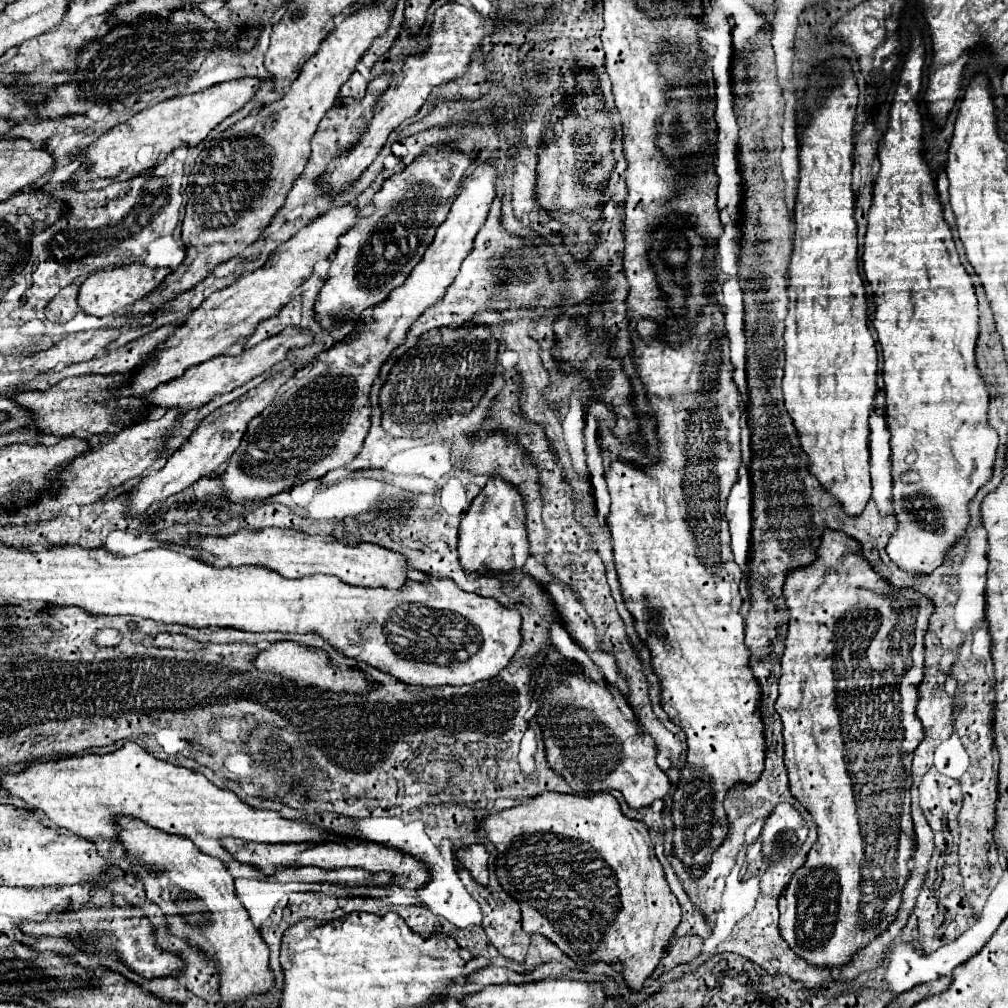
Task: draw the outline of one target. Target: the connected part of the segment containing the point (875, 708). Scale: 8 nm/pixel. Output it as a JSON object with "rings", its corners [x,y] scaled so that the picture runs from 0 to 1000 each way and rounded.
{"rings":[[[818,526],[816,536],[811,548],[811,556],[807,562],[801,563],[791,563],[783,567],[779,575],[779,595],[783,601],[783,627],[779,633],[779,647],[775,653],[775,673],[773,673],[773,692],[769,696],[769,704],[775,710],[777,716],[777,732],[779,732],[779,762],[783,766],[783,782],[785,788],[803,804],[807,810],[813,829],[811,835],[805,839],[799,859],[787,867],[783,873],[779,885],[773,891],[773,923],[775,931],[785,938],[785,942],[801,952],[803,956],[809,958],[836,958],[840,956],[850,942],[860,938],[864,933],[868,933],[878,919],[882,919],[888,913],[888,907],[894,897],[894,883],[898,875],[902,873],[902,861],[900,855],[906,849],[906,837],[908,837],[908,825],[906,825],[906,813],[904,813],[904,792],[902,792],[902,782],[904,782],[904,752],[908,742],[916,734],[916,720],[914,714],[908,708],[910,702],[910,692],[912,692],[912,679],[916,675],[916,631],[920,627],[920,617],[926,607],[926,599],[922,593],[892,585],[890,589],[880,589],[884,583],[876,573],[870,573],[866,567],[864,560],[850,552],[848,548],[852,546],[852,538],[844,536],[836,528],[828,526]]]}

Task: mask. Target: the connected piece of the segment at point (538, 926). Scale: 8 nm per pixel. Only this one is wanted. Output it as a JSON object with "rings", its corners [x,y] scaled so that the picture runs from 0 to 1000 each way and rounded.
{"rings":[[[541,786],[533,792],[517,794],[515,800],[483,810],[477,821],[493,839],[493,869],[499,883],[517,899],[519,923],[541,929],[572,956],[618,956],[616,966],[622,978],[630,984],[636,982],[676,915],[676,899],[660,875],[642,819],[622,812],[606,788],[582,792]]]}

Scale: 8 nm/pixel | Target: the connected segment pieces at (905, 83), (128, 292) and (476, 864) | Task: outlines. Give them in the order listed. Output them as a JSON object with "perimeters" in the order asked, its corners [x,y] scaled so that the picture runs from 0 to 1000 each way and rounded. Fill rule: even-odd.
{"perimeters":[[[[908,30],[906,32],[906,50],[898,56],[898,65],[894,71],[894,79],[888,91],[888,101],[884,105],[884,113],[882,113],[882,129],[876,137],[876,147],[872,151],[872,161],[874,161],[874,169],[872,169],[872,177],[866,185],[866,202],[862,208],[862,226],[860,226],[860,234],[858,234],[858,250],[856,250],[856,270],[858,270],[858,278],[864,284],[864,292],[866,292],[866,300],[868,300],[868,310],[866,310],[866,325],[870,329],[874,347],[876,347],[876,375],[878,375],[878,393],[880,393],[880,423],[884,429],[884,472],[886,472],[886,506],[890,512],[890,526],[886,528],[882,540],[880,540],[880,550],[882,554],[900,569],[906,571],[914,571],[914,569],[924,569],[928,563],[932,563],[938,558],[938,552],[941,550],[941,546],[955,536],[957,526],[961,524],[961,504],[959,500],[967,494],[967,490],[971,488],[971,484],[975,484],[985,470],[985,458],[987,458],[987,450],[989,450],[989,442],[991,442],[991,433],[989,427],[981,423],[979,419],[979,407],[981,407],[981,397],[983,391],[969,367],[969,357],[967,357],[967,343],[969,343],[969,333],[971,333],[971,310],[969,310],[969,296],[967,296],[967,286],[963,280],[963,274],[957,270],[957,266],[951,260],[949,248],[947,248],[947,240],[943,234],[943,226],[941,222],[936,218],[936,204],[932,200],[930,194],[930,187],[928,187],[928,179],[926,173],[922,171],[922,165],[918,163],[916,155],[914,155],[914,131],[916,131],[916,117],[912,113],[912,105],[908,101],[912,87],[914,87],[914,69],[916,69],[916,60],[918,60],[918,50],[914,44],[914,32]],[[908,448],[910,454],[902,456],[900,450]]],[[[128,262],[128,264],[94,270],[78,286],[78,306],[98,315],[120,310],[124,304],[144,296],[150,288],[154,288],[168,270],[170,270],[168,266],[148,266],[144,262]]],[[[465,837],[465,839],[453,841],[451,843],[451,853],[453,853],[455,861],[465,863],[465,867],[477,879],[483,879],[485,877],[485,865],[483,865],[485,847],[483,847],[483,843],[481,843],[479,837]]]]}

